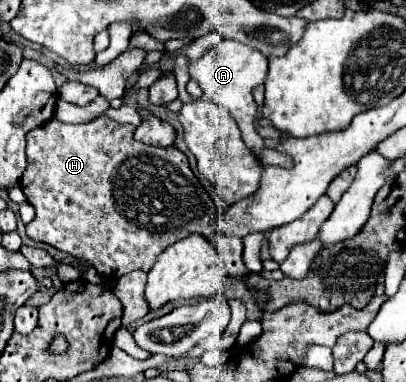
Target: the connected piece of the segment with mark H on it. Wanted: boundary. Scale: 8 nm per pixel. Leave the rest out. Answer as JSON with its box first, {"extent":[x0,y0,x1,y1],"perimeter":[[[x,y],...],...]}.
{"extent":[21,114,251,282],"perimeter":[[[105,114],[89,124],[65,124],[53,118],[45,122],[45,126],[31,130],[25,136],[29,170],[25,170],[21,178],[21,190],[37,216],[27,224],[27,236],[33,242],[45,242],[61,252],[85,258],[105,280],[117,280],[133,270],[147,272],[167,246],[189,234],[201,234],[215,244],[225,262],[227,276],[247,282],[251,272],[243,264],[243,242],[241,238],[227,238],[219,232],[215,224],[219,210],[191,172],[187,156],[175,146],[155,148],[137,142],[133,132],[133,124],[119,124]]]}

